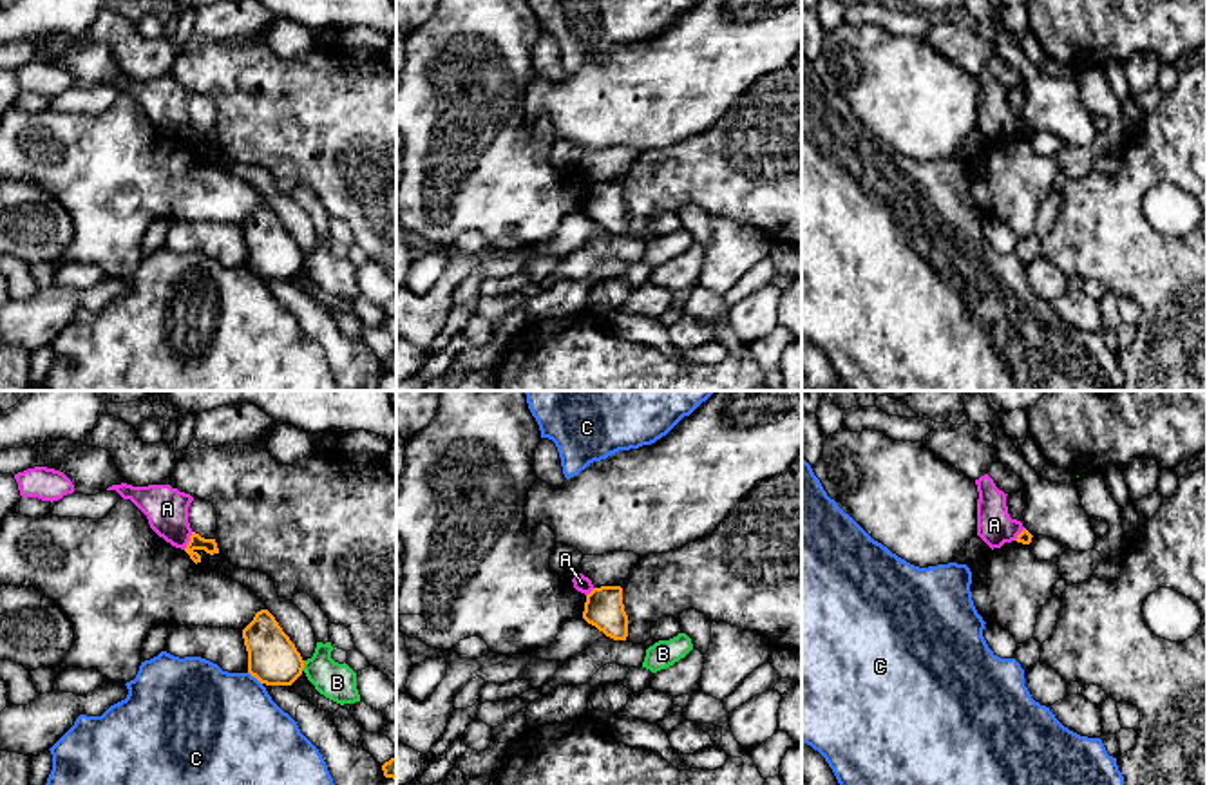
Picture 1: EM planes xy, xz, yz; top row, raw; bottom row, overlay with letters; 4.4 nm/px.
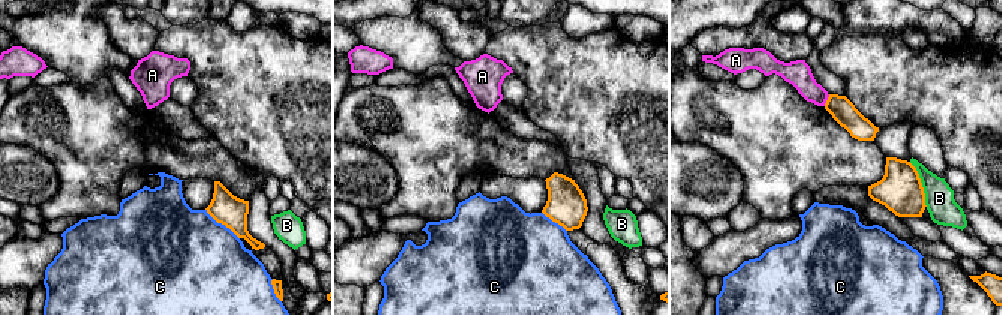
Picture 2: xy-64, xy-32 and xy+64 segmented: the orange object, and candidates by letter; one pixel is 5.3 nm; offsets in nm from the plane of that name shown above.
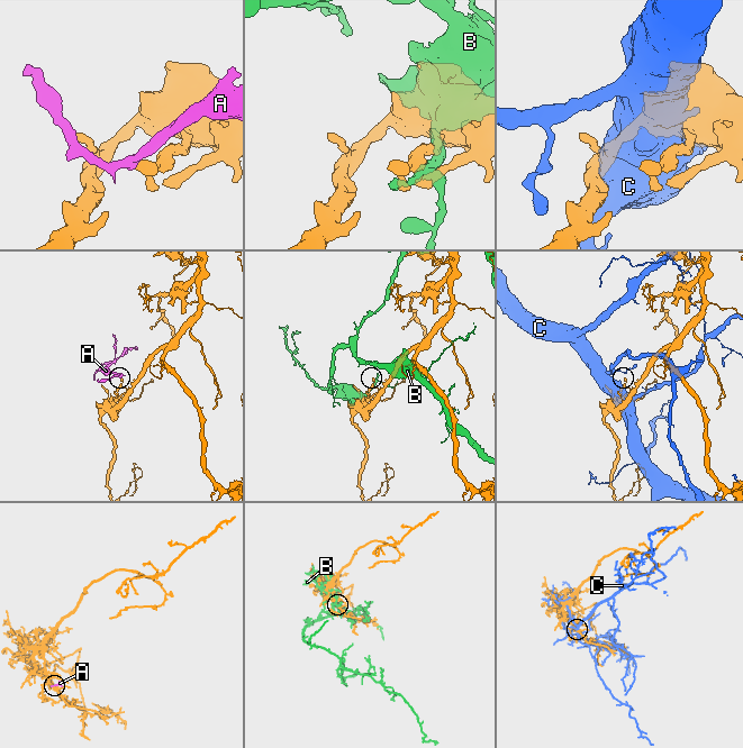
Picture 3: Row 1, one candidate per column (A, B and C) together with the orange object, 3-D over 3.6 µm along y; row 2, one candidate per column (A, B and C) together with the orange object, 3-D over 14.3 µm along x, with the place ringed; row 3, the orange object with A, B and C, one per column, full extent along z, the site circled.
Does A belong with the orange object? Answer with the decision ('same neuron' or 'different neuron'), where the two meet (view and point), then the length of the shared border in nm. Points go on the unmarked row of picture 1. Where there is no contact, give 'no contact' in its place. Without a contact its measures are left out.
different neuron | xy (189, 136) | 90 nm

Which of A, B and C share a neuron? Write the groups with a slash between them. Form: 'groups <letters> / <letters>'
groups A / B / C

